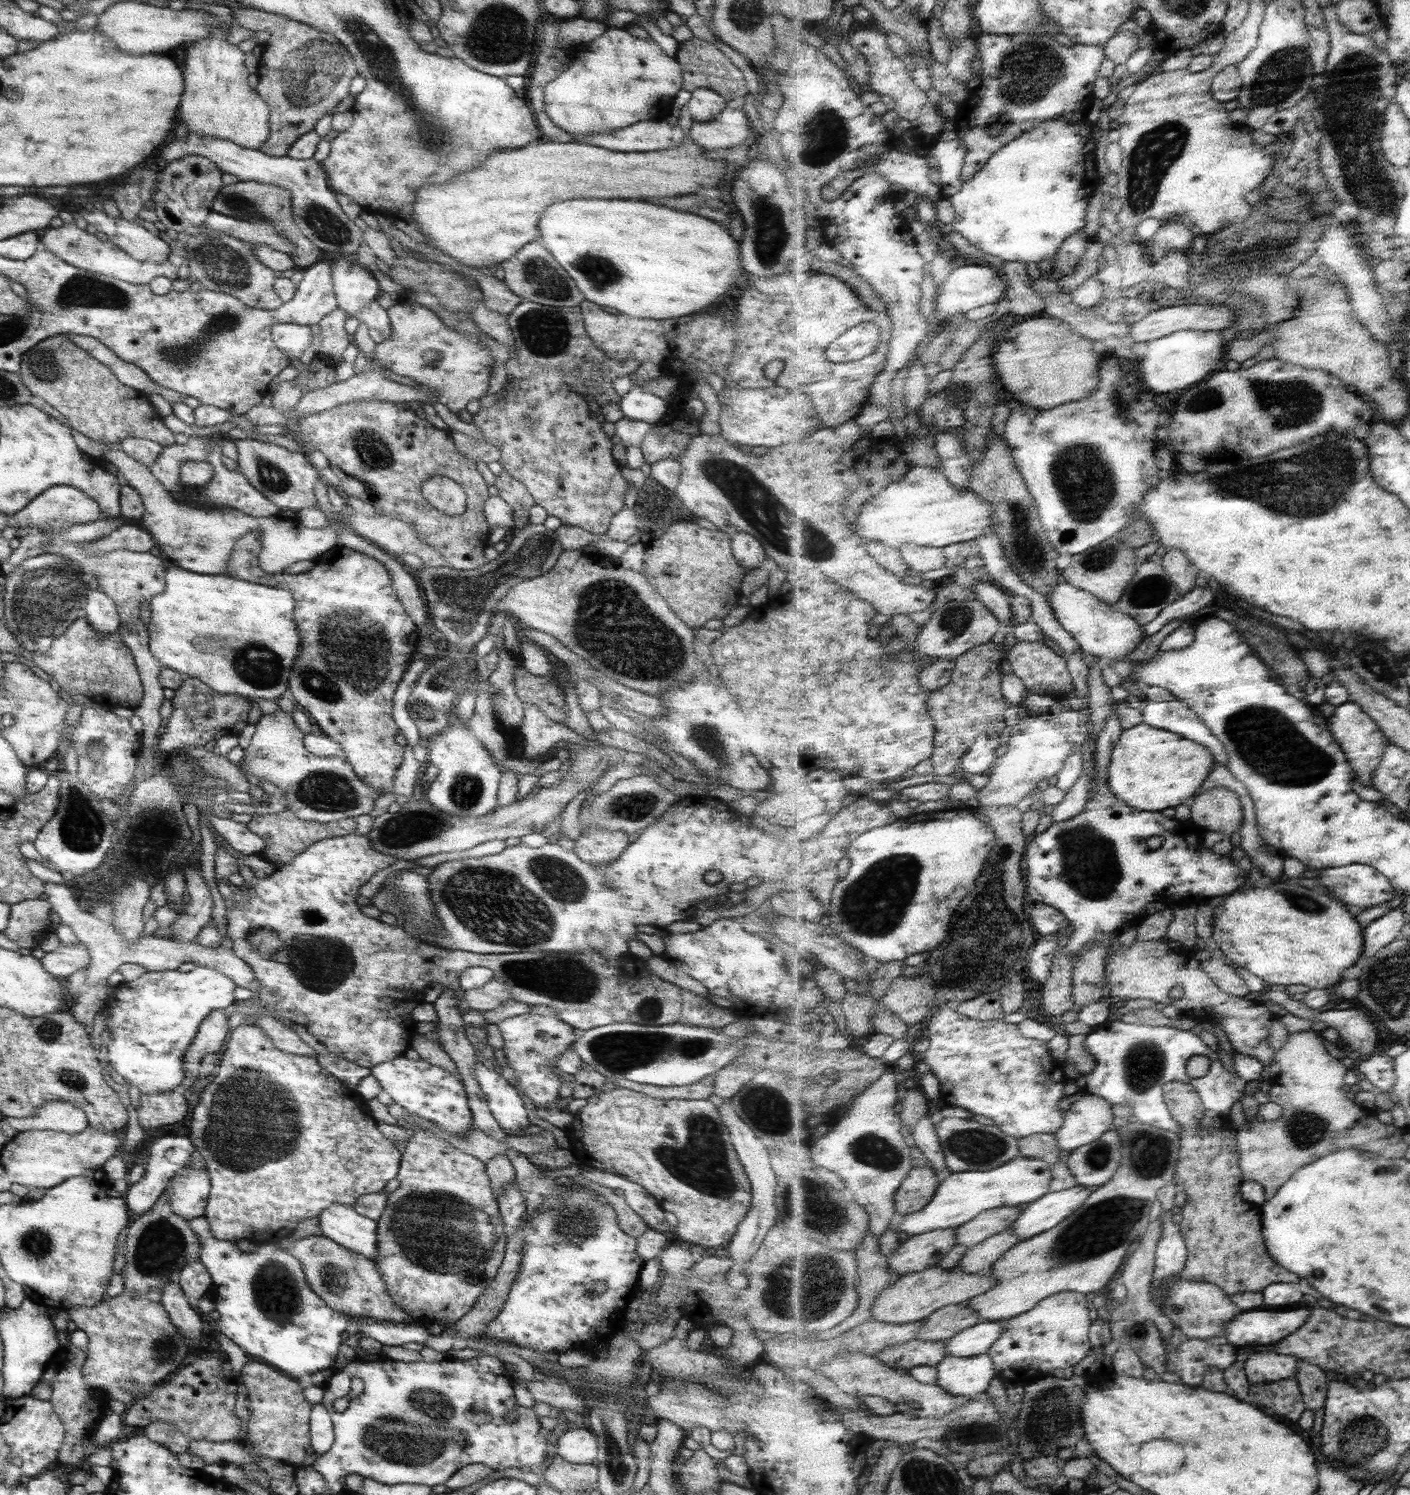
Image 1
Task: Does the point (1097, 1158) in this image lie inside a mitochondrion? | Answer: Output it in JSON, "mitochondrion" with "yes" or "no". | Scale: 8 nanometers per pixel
{"mitochondrion":"yes"}

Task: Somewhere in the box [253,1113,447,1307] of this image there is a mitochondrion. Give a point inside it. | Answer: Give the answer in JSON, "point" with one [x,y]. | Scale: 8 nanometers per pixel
{"point":[333,1277]}

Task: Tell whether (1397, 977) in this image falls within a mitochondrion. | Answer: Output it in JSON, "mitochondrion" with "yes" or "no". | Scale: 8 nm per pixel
{"mitochondrion":"yes"}

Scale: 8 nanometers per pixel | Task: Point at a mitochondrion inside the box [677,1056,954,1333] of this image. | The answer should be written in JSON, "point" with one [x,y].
{"point":[814,1291]}

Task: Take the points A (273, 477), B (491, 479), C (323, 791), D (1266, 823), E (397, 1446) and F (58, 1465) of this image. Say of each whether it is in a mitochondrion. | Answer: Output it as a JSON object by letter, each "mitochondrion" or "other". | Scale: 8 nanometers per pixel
{"A":"mitochondrion","B":"other","C":"mitochondrion","D":"other","E":"mitochondrion","F":"other"}

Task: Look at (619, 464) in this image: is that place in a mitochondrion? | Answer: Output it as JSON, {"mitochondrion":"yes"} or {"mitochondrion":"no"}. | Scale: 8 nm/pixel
{"mitochondrion":"no"}

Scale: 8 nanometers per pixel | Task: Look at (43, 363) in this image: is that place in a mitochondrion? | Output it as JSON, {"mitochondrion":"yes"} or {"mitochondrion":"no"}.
{"mitochondrion":"yes"}

